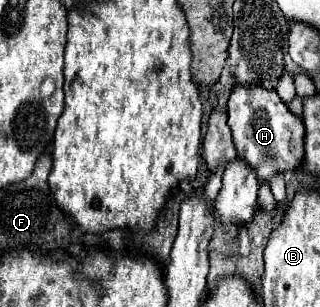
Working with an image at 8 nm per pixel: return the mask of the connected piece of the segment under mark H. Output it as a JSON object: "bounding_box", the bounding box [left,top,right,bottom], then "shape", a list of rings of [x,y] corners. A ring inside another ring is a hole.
{"bounding_box":[228,84,304,180],"shape":[[[236,84],[228,98],[228,124],[232,128],[232,140],[238,150],[238,156],[244,158],[258,174],[258,180],[272,180],[276,172],[294,170],[300,166],[304,158],[304,124],[298,116],[294,116],[276,90],[266,90],[258,84]]]}

